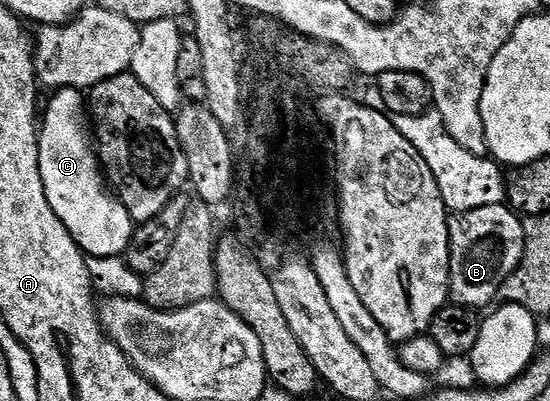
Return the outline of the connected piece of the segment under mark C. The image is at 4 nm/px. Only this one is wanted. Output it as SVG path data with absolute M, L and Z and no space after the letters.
M61 89L50 94L51 102L47 105L47 110L42 110L41 124L38 126L39 131L39 170L41 171L41 183L45 183L45 199L49 199L49 207L53 207L53 211L57 215L57 219L61 219L61 223L65 223L65 227L69 231L69 235L73 235L73 239L83 250L88 258L90 257L118 257L123 255L130 245L130 239L133 232L133 222L129 211L125 211L125 207L120 203L118 197L109 192L108 186L105 184L104 174L101 172L101 166L96 150L93 148L93 137L89 132L89 105L85 100L84 94L78 89Z

